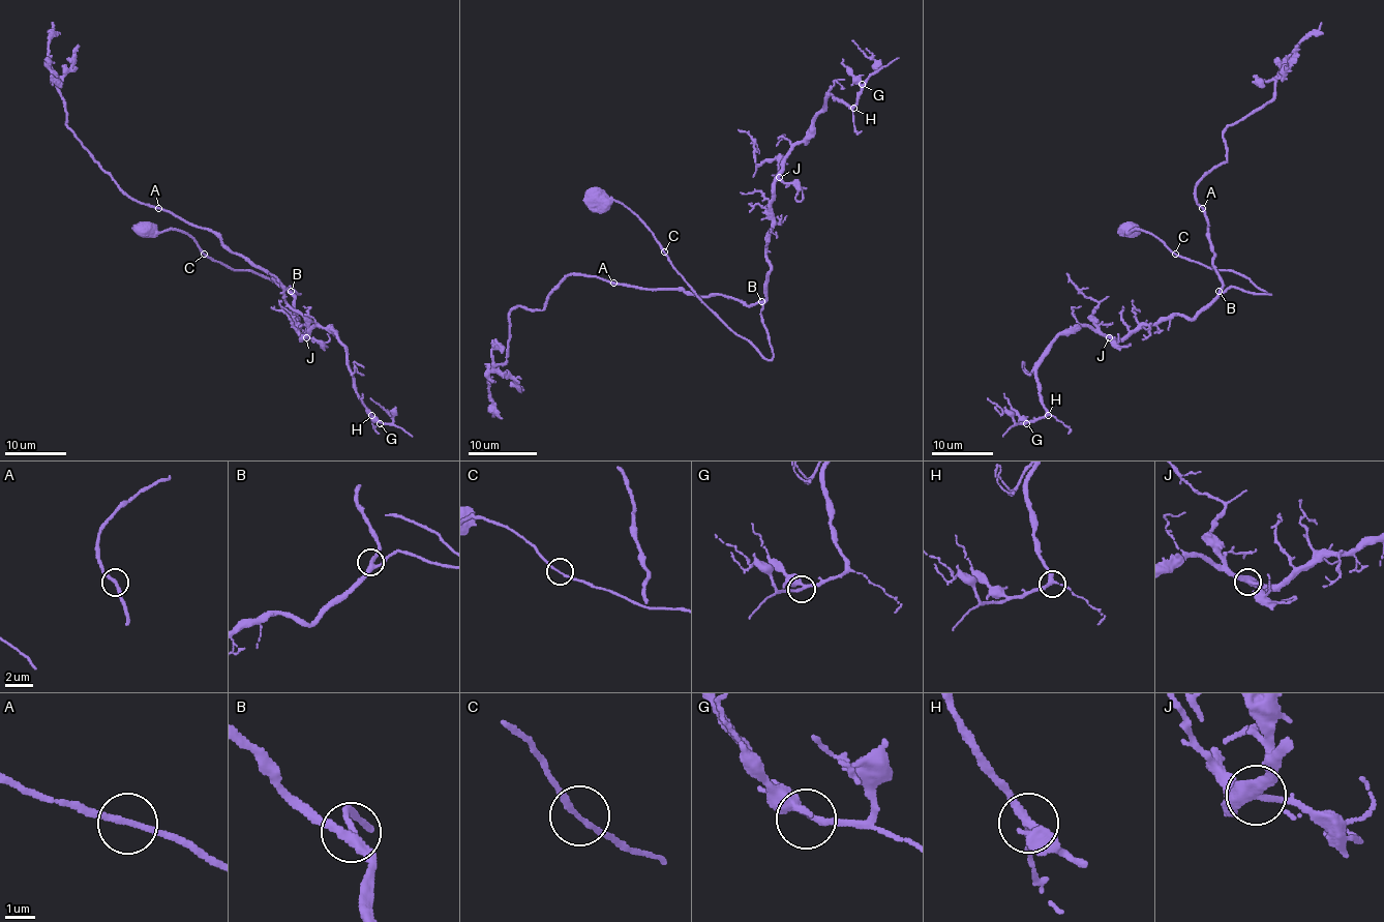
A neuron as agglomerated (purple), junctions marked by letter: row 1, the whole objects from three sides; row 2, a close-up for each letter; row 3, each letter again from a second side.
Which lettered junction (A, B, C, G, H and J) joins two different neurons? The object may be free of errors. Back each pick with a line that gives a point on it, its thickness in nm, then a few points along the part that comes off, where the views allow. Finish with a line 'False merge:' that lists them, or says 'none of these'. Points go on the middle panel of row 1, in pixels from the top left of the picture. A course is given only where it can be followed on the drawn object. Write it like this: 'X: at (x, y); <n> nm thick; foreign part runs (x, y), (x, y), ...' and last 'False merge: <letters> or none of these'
False merge: none of these

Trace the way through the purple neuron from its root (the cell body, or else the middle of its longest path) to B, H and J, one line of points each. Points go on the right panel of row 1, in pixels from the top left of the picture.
B: (1127, 227), (1125, 232), (1141, 229), (1154, 235), (1179, 256), (1243, 274), (1271, 294), (1233, 287), (1219, 291)
H: (1127, 227), (1271, 294), (1231, 287), (1121, 338), (1059, 334), (1036, 367), (1048, 415)
J: (1127, 227), (1154, 235), (1179, 256), (1243, 274), (1271, 294), (1231, 287), (1192, 319), (1173, 315), (1109, 337)

